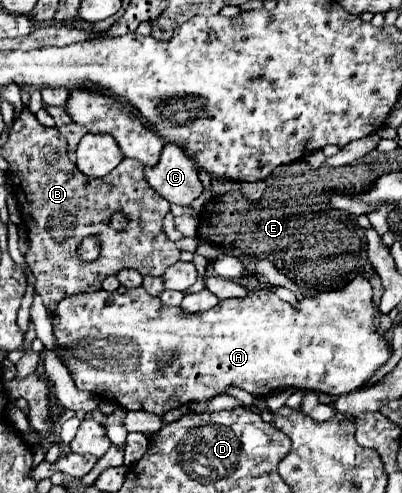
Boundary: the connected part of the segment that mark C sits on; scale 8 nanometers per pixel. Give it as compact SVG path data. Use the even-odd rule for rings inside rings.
M165 144L159 164L155 168L145 168L145 176L151 188L169 204L189 206L203 192L195 162L191 162L177 144Z

